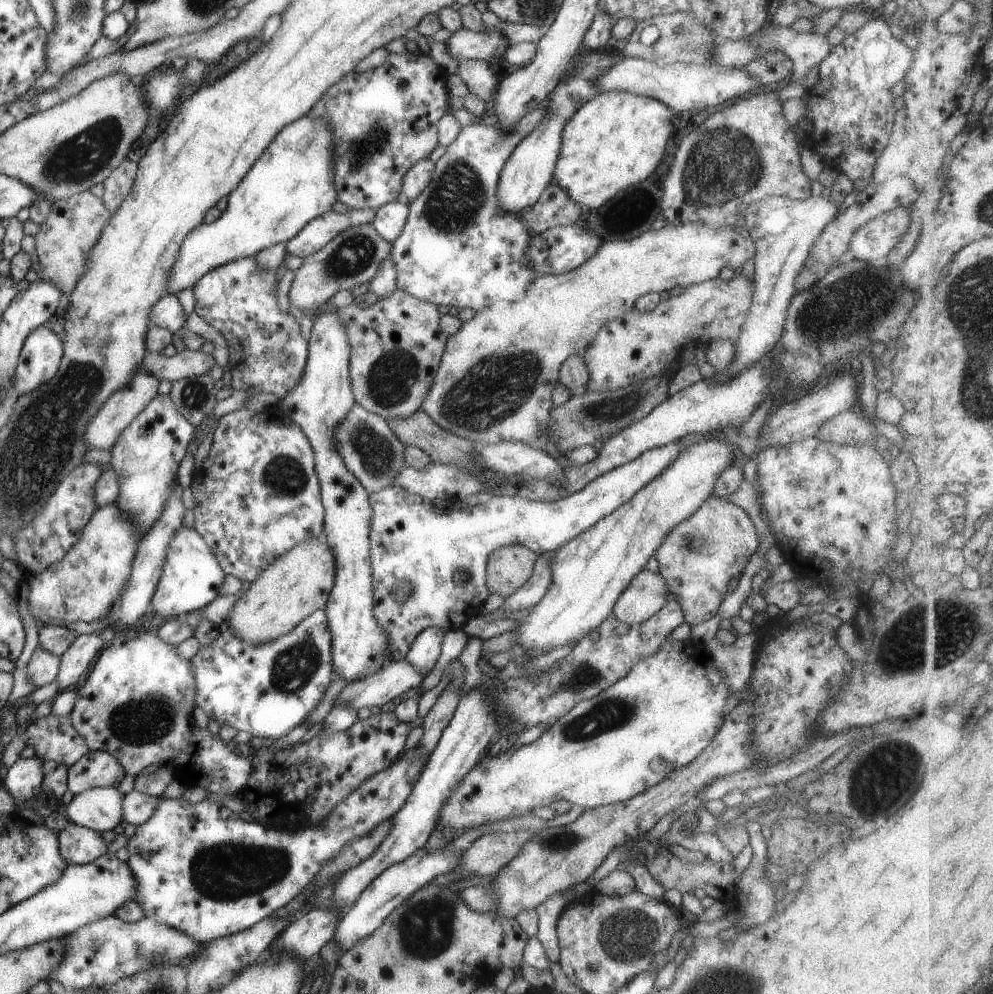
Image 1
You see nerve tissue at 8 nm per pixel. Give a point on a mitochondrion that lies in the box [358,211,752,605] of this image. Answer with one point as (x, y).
(496, 387)

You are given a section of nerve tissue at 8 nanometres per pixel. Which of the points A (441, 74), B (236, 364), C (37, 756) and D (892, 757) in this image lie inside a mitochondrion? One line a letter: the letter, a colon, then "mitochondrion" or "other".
A: other
B: other
C: other
D: mitochondrion

